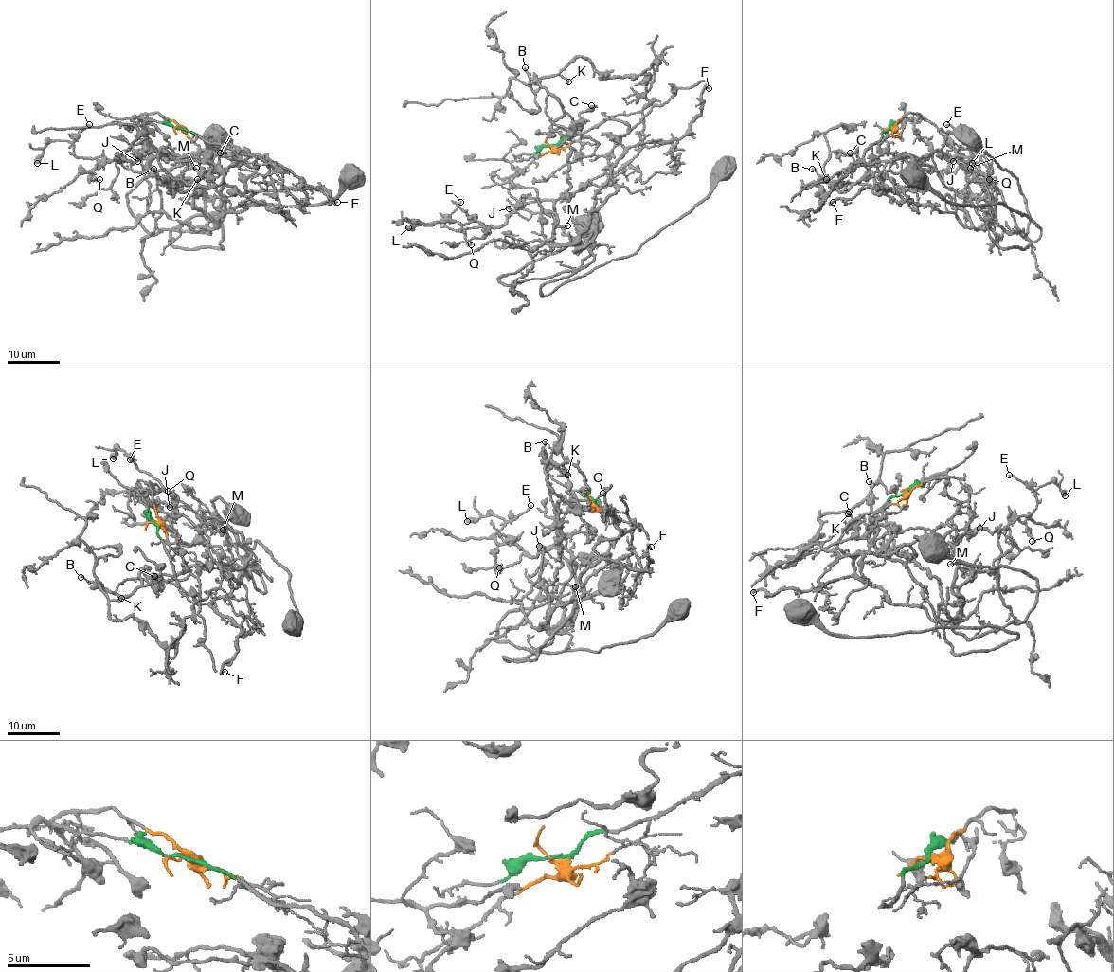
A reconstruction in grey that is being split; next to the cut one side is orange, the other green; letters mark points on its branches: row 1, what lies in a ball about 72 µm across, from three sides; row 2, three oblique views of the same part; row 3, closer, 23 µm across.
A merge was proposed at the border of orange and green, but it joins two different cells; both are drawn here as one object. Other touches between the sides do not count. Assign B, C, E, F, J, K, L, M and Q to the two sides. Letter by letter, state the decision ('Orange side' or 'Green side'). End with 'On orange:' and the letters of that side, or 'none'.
B: Green side
C: Green side
E: Orange side
F: Green side
J: Orange side
K: Green side
L: Orange side
M: Orange side
Q: Orange side
On orange: E, J, L, M, Q

